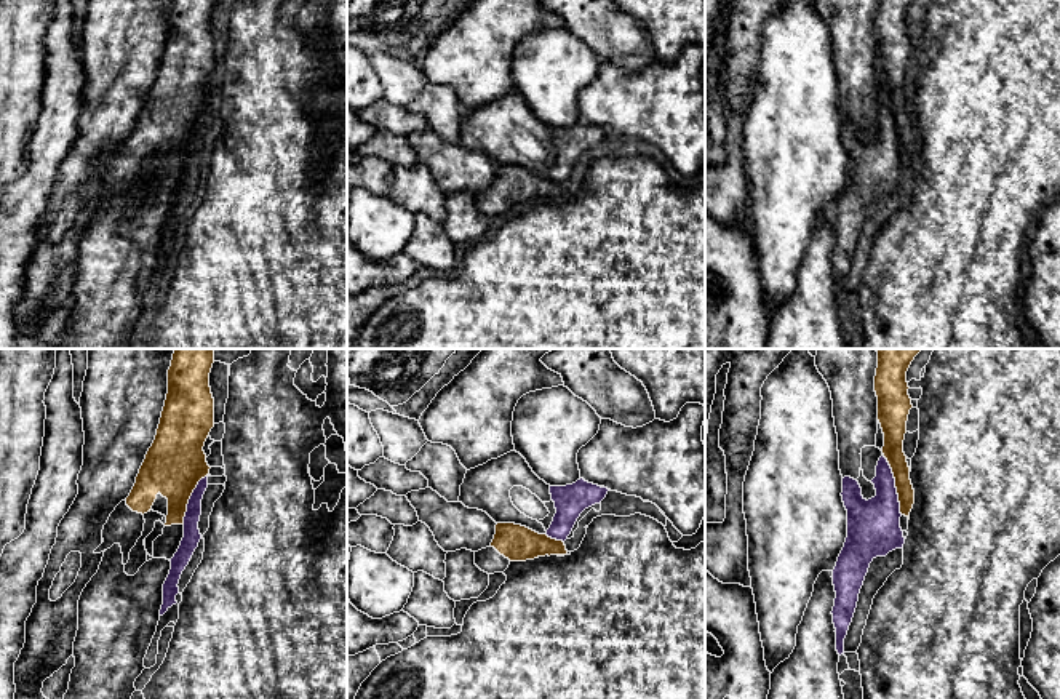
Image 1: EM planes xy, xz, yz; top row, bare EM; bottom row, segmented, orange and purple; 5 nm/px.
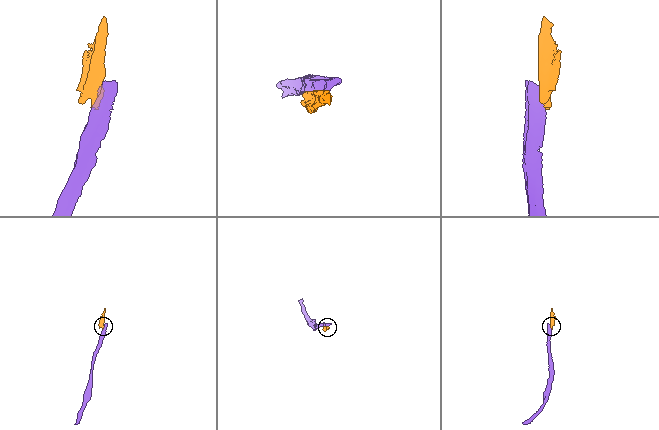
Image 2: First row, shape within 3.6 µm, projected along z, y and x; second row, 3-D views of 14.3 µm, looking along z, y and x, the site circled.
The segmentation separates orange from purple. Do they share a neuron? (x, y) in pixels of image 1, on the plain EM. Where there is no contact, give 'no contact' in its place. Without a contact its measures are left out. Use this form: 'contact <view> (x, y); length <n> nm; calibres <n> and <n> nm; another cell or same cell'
contact yz (896, 127); length 320 nm; calibres 110 and 280 nm; another cell

